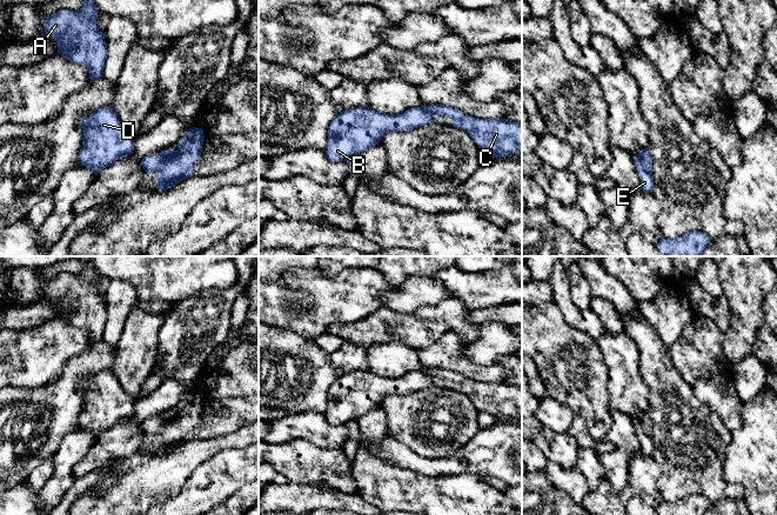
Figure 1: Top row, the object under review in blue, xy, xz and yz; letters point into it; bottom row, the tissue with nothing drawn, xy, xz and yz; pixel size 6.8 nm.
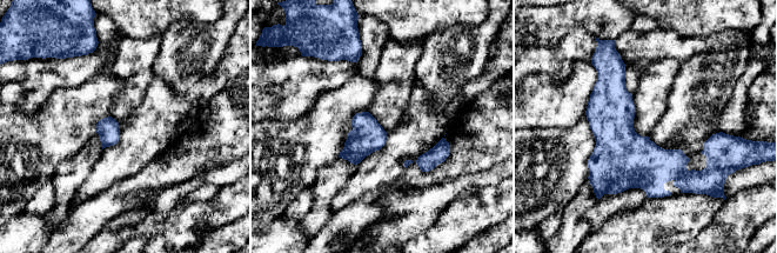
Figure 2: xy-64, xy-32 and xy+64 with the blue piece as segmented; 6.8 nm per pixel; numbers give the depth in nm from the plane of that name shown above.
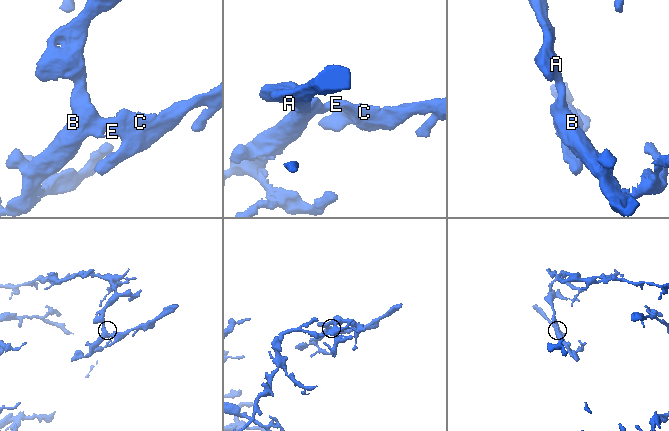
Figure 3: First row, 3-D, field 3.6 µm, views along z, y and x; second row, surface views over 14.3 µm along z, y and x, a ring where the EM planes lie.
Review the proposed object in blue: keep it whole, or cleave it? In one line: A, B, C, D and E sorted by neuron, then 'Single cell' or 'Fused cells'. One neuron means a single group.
Groups: A B C D E. Single cell

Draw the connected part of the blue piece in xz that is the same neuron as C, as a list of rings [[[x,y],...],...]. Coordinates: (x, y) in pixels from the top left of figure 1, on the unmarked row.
[[[440,368],[413,370],[402,377],[381,377],[368,369],[342,374],[329,389],[323,413],[329,424],[347,424],[379,408],[387,396],[418,392],[436,384],[438,377],[450,380],[453,390],[467,395],[478,412],[493,415],[496,422],[508,417],[522,421],[522,386],[477,382]]]

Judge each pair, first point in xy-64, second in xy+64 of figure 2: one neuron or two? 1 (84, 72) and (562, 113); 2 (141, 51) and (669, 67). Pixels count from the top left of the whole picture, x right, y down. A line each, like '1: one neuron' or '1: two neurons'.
1: one neuron
2: one neuron

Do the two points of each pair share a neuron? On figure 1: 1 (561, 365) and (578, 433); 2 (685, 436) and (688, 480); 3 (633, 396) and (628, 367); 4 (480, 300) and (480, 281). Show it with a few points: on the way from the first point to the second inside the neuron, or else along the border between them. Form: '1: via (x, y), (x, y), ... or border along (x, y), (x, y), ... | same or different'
1: border along (576, 414), (583, 420), (587, 430), (593, 437) | different
2: via (687, 447), (688, 469) | same
3: via (628, 389), (628, 374) | same
4: via (480, 295), (480, 286) | same

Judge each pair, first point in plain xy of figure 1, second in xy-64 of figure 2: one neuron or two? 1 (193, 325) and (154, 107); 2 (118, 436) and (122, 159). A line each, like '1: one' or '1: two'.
1: two
2: one

